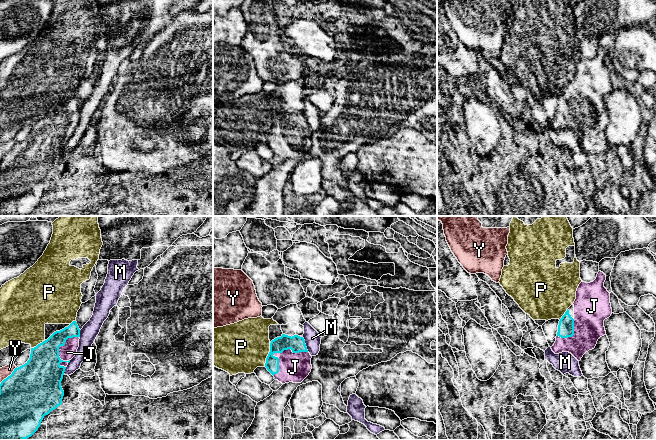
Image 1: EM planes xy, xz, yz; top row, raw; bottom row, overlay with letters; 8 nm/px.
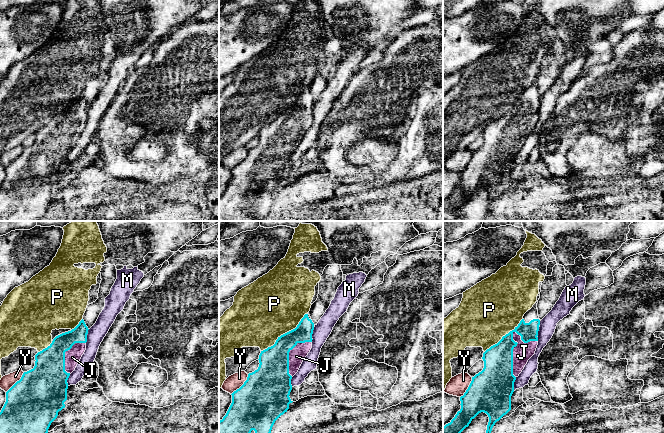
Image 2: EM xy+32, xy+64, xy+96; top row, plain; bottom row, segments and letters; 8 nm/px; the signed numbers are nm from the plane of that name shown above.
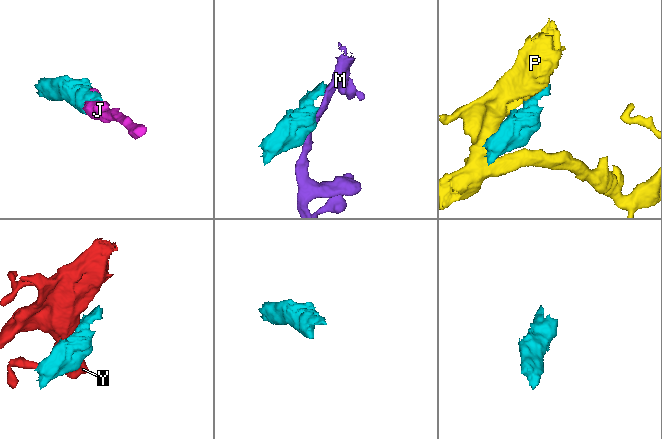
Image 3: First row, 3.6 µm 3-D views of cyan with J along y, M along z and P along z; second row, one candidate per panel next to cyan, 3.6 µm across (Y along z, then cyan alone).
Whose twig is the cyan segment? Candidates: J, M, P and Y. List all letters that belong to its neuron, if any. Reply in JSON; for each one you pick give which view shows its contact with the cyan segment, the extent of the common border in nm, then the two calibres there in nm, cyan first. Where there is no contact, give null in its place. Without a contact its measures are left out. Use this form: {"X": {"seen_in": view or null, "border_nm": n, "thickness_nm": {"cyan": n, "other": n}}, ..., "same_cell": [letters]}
{"J": {"seen_in": "xz", "border_nm": 340, "thickness_nm": {"cyan": 130, "other": 240}}, "same_cell": ["J"]}

